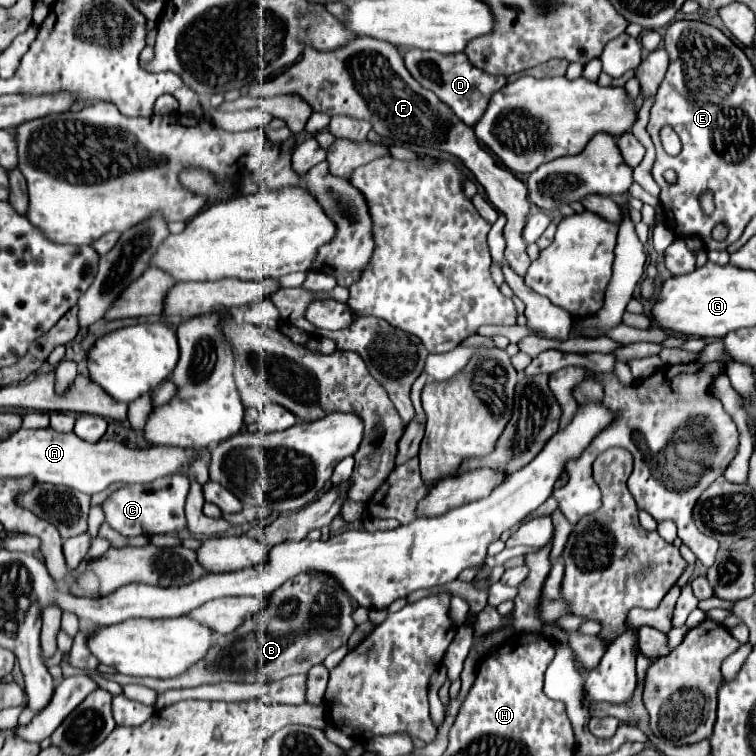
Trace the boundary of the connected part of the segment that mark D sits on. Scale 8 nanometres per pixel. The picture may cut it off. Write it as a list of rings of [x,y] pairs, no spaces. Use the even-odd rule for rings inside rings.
[[[408,49],[404,53],[404,63],[410,75],[426,89],[434,91],[454,113],[460,121],[466,121],[466,125],[474,127],[478,123],[478,117],[486,111],[486,105],[490,97],[506,85],[506,77],[502,75],[488,75],[474,65],[470,65],[468,57],[464,53],[456,55],[442,55],[434,51],[422,51],[422,49]]]

